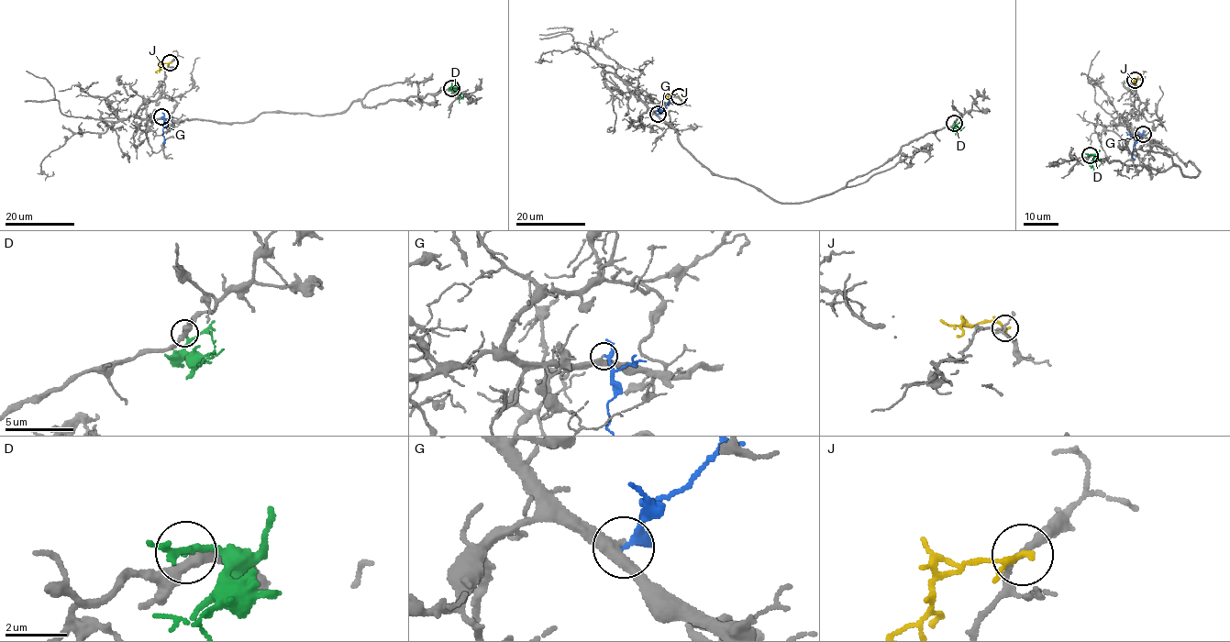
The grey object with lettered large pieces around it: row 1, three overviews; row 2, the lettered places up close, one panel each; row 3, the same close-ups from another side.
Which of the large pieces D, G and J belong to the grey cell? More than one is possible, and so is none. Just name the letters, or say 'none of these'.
none of these

